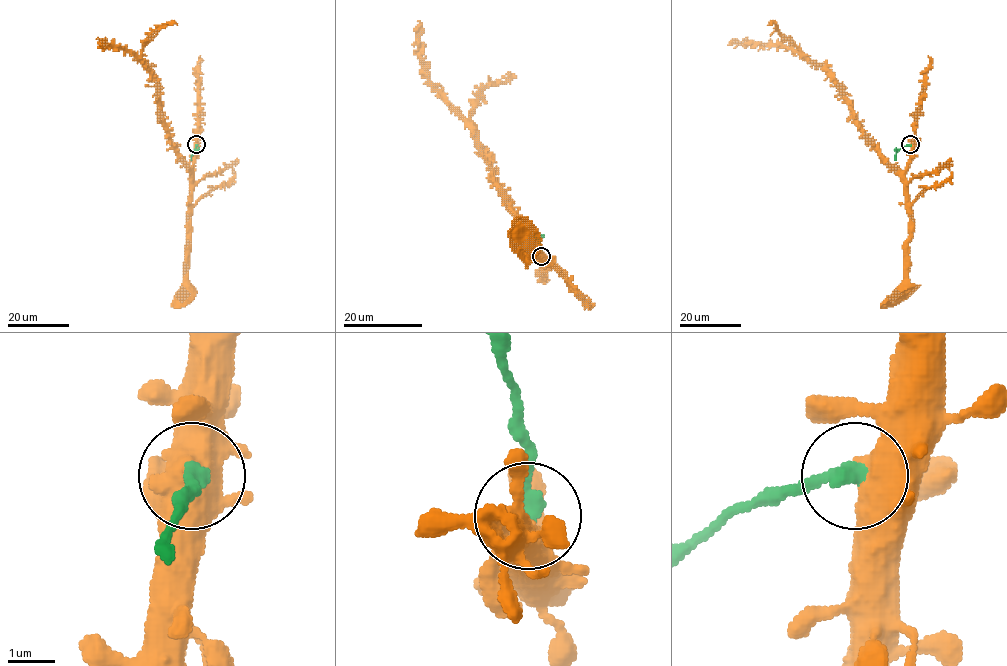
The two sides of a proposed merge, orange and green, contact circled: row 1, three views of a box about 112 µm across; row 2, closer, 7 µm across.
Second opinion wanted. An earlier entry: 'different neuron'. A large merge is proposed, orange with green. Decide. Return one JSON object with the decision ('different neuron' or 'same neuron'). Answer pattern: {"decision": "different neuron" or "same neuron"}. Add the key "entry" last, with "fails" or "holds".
{"decision": "different neuron", "entry": "holds"}

